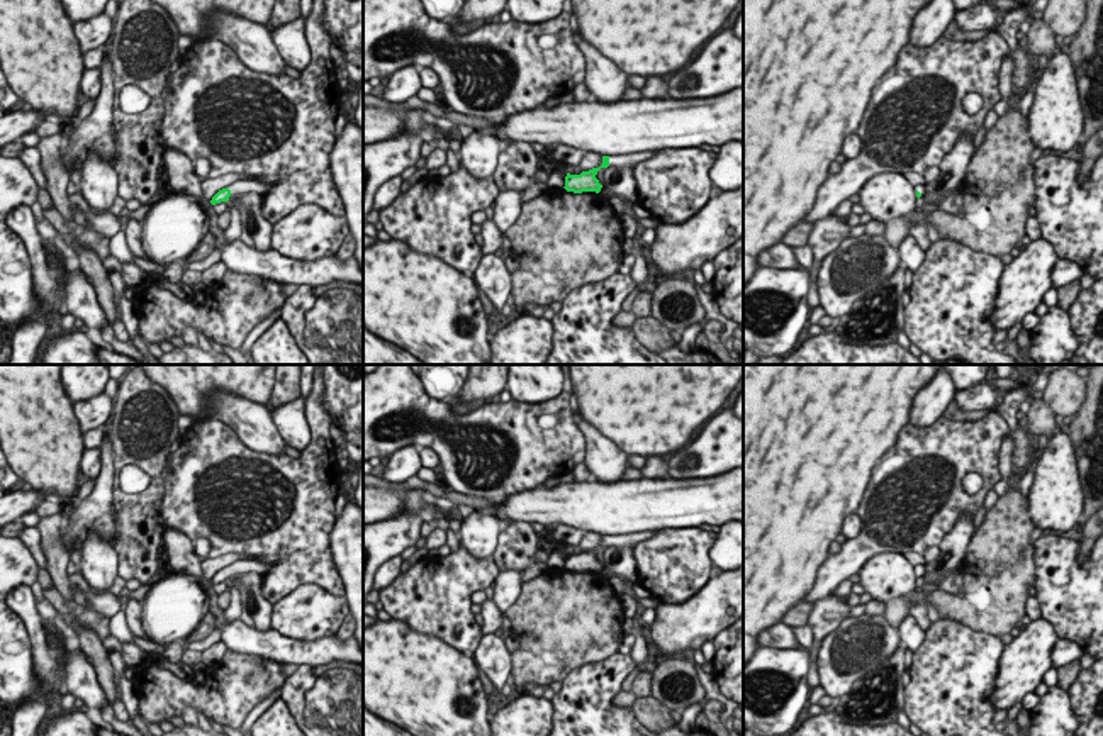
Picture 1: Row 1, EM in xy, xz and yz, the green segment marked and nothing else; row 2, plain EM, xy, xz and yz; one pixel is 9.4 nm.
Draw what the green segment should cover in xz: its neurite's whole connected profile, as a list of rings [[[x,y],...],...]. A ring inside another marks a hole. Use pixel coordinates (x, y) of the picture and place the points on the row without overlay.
[[[647,529],[647,531],[630,532],[630,534],[618,534],[611,538],[602,536],[602,544],[599,548],[582,551],[580,555],[567,553],[563,568],[574,573],[582,573],[582,572],[599,573],[602,565],[599,563],[596,555],[601,548],[607,548],[609,544],[619,546],[619,548],[635,548],[636,543],[647,541],[648,538],[653,538],[655,534],[657,531]]]

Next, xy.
[[[238,560],[229,568],[219,570],[212,577],[210,583],[216,585],[221,582],[227,582],[231,575],[244,575],[244,573],[256,573],[261,577],[263,573],[266,573],[266,565],[258,560]]]

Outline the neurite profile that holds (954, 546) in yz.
[[[964,516],[955,522],[954,529],[943,536],[940,543],[940,556],[935,561],[923,565],[923,573],[918,578],[921,590],[938,590],[938,583],[966,560],[967,548],[974,536],[974,521]]]

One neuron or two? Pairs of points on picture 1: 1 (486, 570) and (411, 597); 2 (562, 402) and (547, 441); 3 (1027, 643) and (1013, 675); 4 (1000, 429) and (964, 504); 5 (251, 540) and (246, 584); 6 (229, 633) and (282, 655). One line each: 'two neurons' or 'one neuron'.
1: one neuron
2: one neuron
3: one neuron
4: one neuron
5: two neurons
6: one neuron

